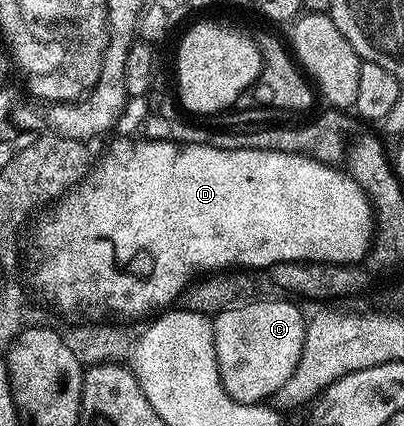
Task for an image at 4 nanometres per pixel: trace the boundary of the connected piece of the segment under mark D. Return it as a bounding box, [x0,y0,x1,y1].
[33,140,375,322]

